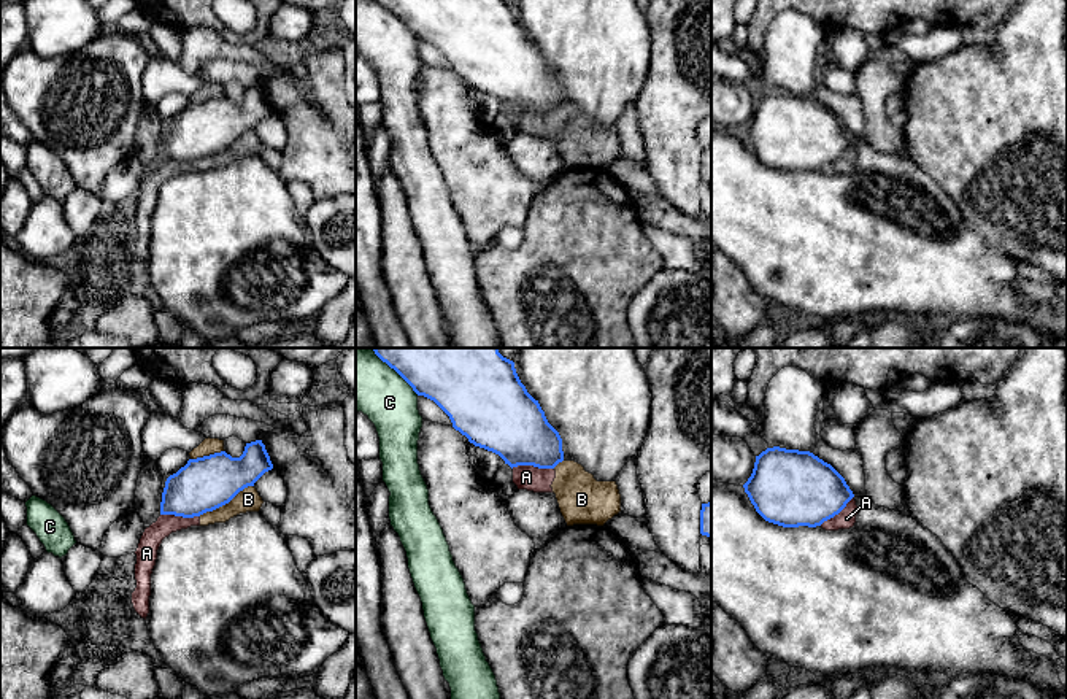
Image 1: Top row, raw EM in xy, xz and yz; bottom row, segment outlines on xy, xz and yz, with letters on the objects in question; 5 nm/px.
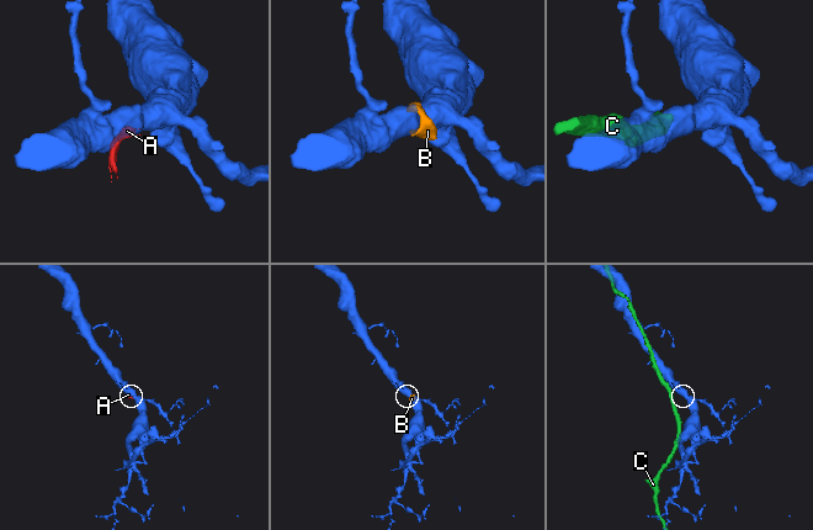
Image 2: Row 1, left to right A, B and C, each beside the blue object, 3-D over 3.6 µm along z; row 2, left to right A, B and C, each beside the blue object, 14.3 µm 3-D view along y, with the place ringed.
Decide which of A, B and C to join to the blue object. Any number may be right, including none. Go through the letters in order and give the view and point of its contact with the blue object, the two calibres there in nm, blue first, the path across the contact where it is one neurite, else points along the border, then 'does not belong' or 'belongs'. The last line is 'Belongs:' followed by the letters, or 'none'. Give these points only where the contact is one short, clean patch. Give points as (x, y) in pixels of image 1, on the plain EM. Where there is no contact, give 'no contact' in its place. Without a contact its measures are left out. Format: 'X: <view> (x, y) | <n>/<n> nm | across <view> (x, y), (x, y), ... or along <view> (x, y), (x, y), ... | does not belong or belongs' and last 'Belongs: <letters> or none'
A: xz (532, 108) | 360/130 nm | does not belong
B: xy (226, 146) | 280/120 nm | does not belong
C: xz (397, 16) | 240/280 nm | does not belong
Belongs: none

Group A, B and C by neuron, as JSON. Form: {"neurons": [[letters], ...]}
{"neurons": [["A", "B"], ["C"]]}

